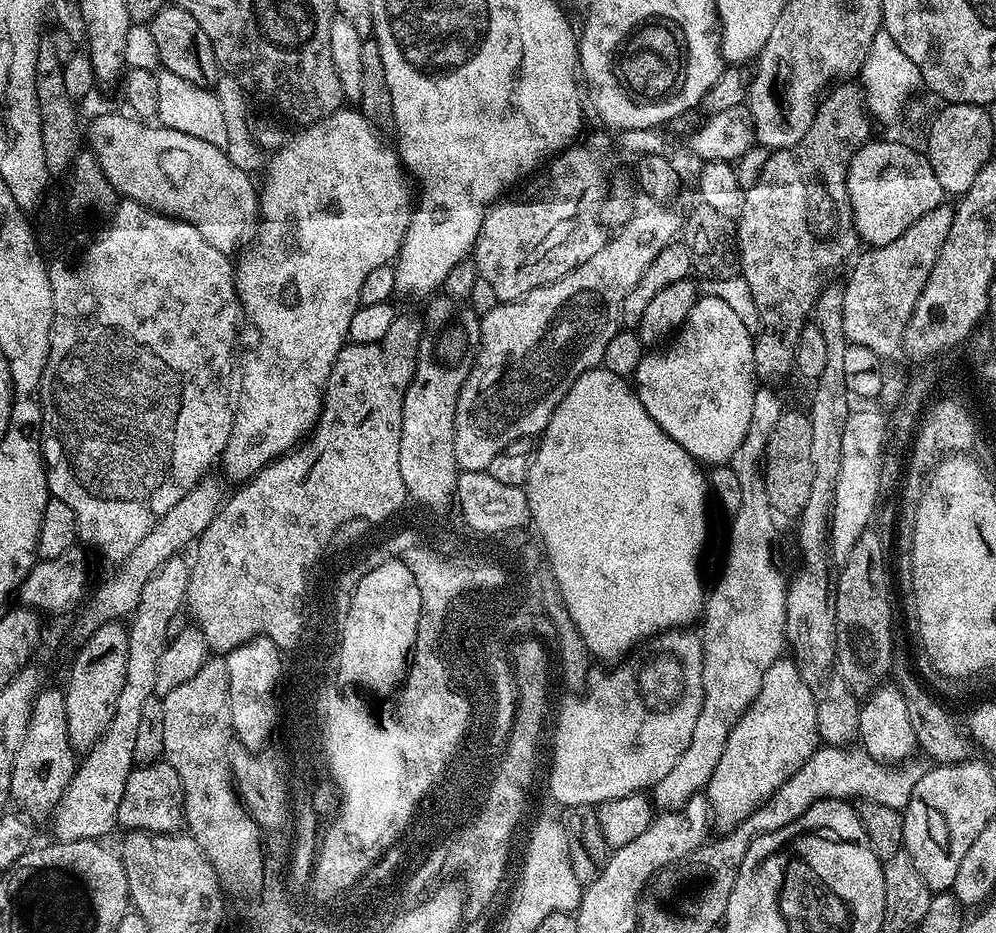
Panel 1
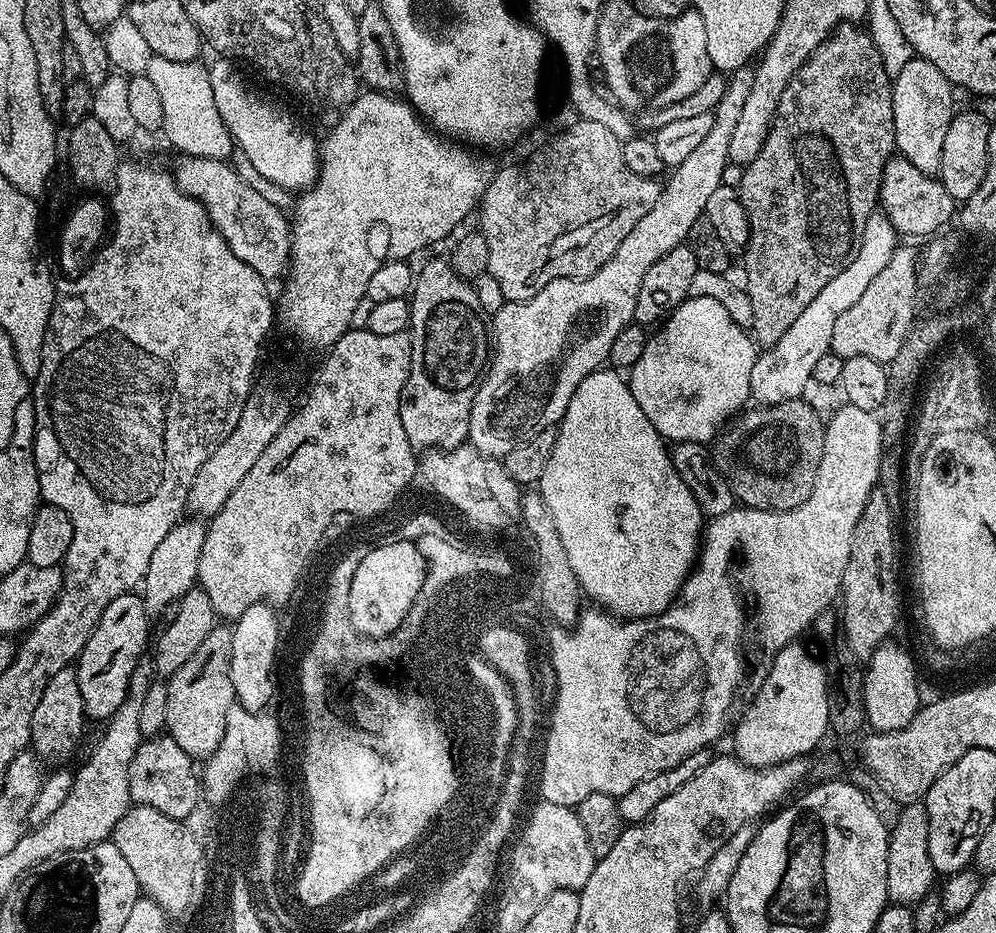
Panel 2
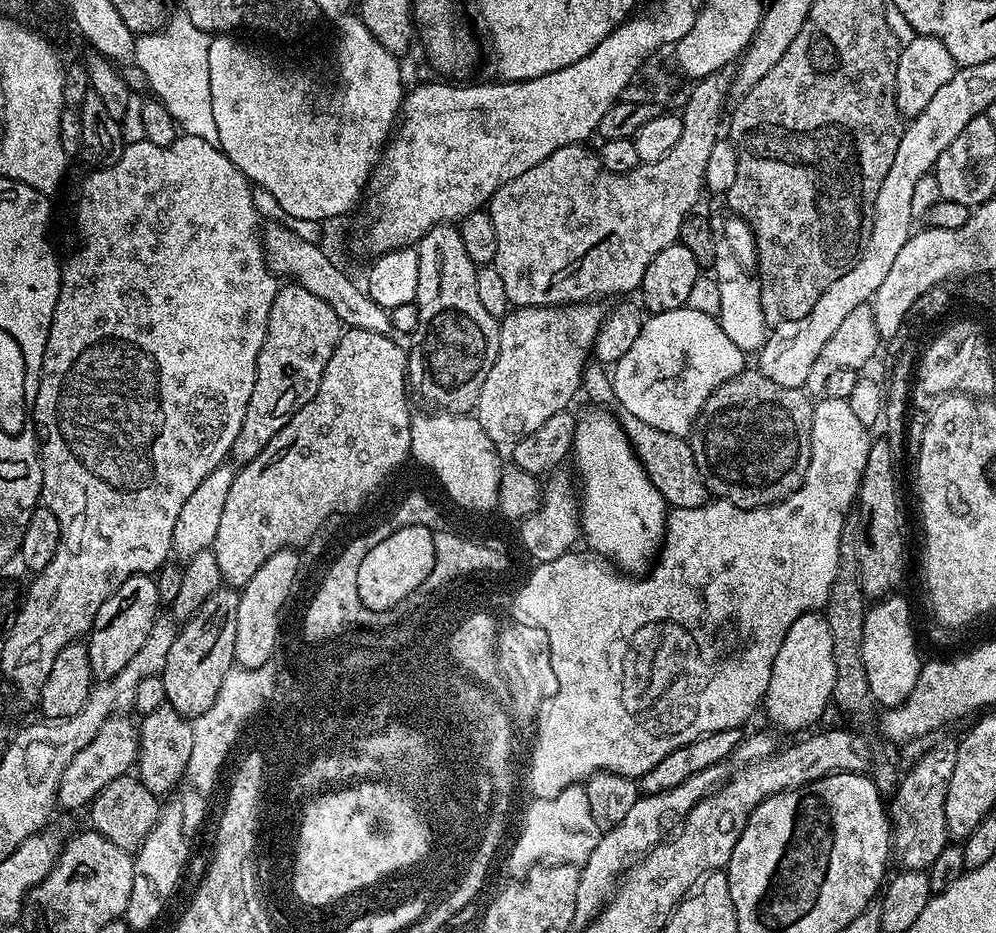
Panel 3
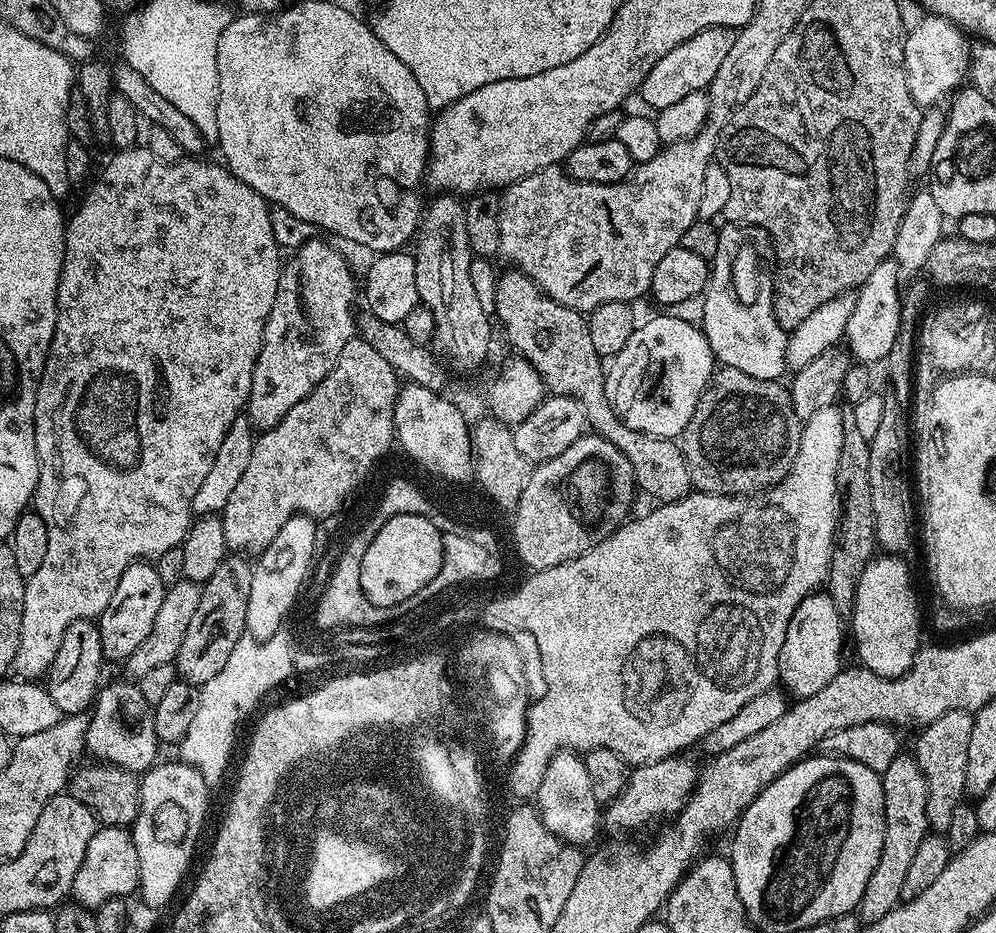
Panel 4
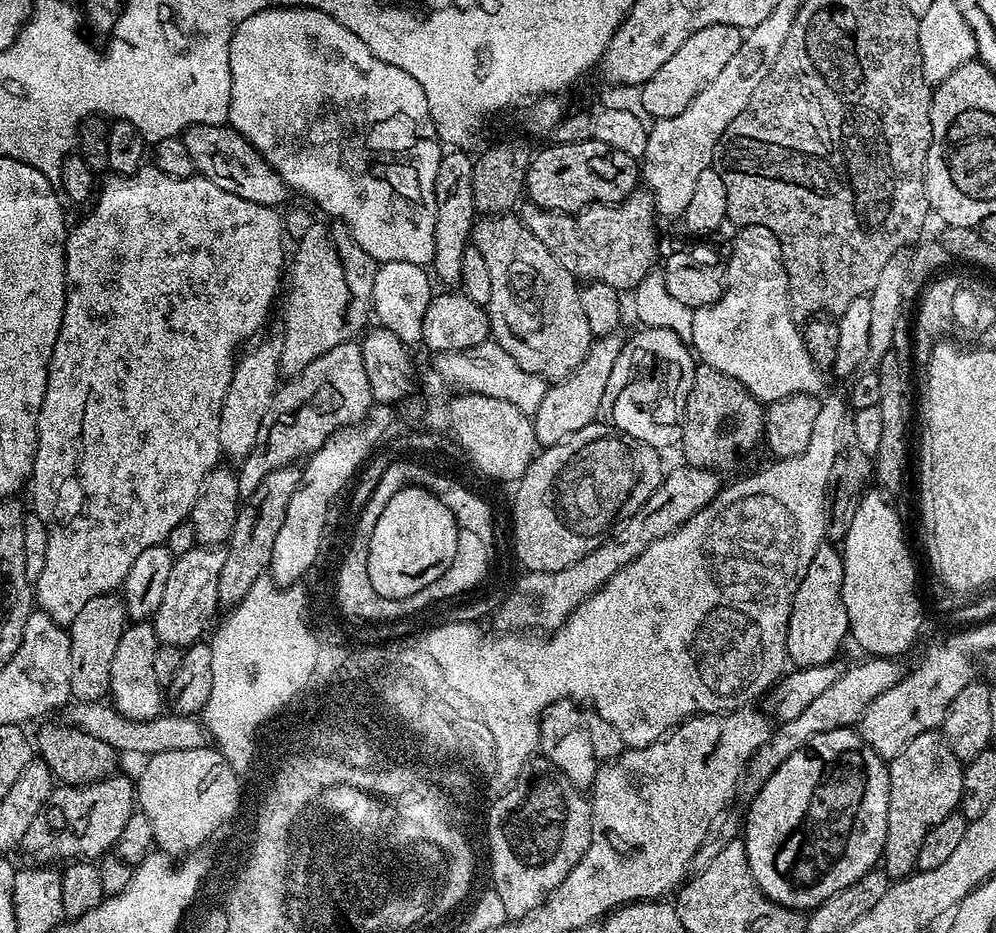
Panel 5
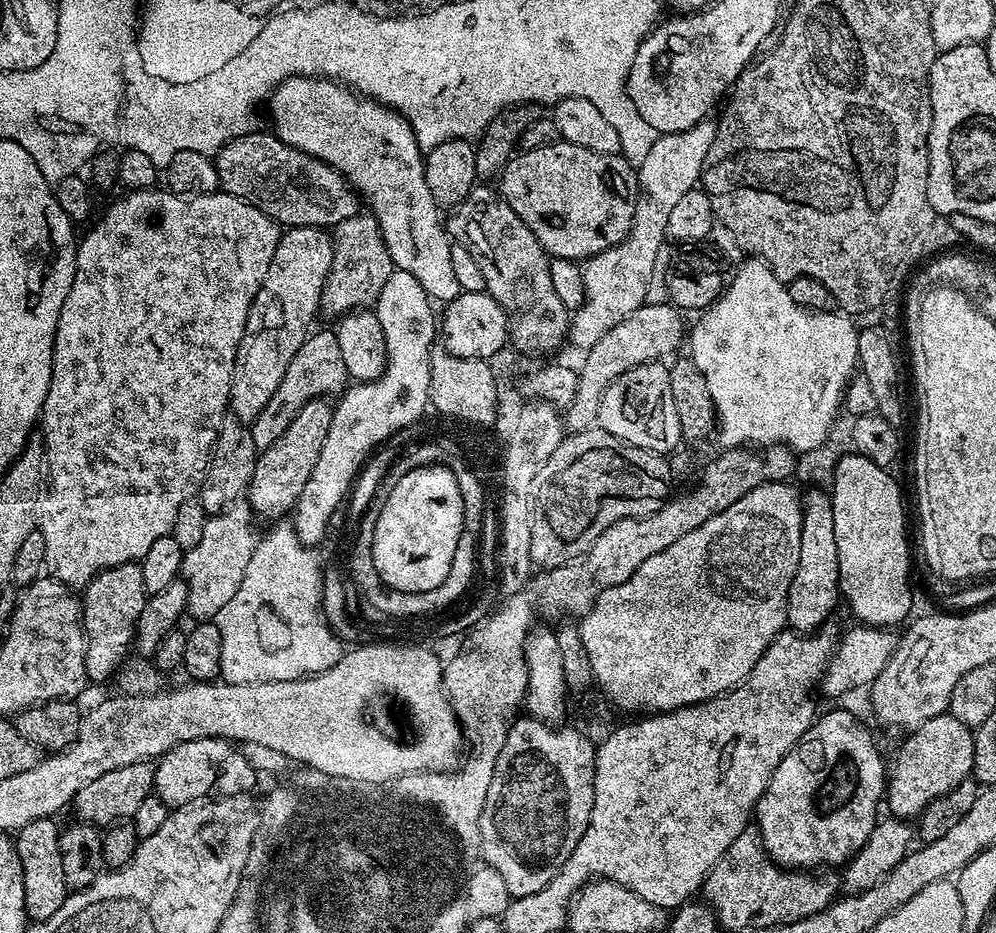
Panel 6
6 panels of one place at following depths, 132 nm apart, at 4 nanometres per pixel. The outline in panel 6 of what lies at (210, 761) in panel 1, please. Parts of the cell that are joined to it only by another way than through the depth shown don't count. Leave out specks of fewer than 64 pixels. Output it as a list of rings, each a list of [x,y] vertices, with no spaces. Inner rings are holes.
[[[324,398],[306,401],[302,410],[294,414],[290,426],[286,426],[284,433],[257,455],[246,498],[252,506],[253,513],[261,521],[262,519],[272,520],[270,522],[279,521],[295,509],[298,498],[306,487],[306,481],[310,478],[310,474],[314,474],[314,465],[322,454],[322,442],[326,442],[326,430],[330,430],[333,405],[328,403],[329,401]]]

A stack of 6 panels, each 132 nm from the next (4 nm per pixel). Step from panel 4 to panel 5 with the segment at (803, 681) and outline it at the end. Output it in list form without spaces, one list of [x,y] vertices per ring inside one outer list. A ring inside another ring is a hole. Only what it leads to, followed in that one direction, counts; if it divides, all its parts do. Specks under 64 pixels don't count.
[[[831,542],[818,546],[818,550],[806,569],[806,578],[798,586],[790,606],[790,622],[786,626],[786,650],[788,660],[796,668],[809,668],[819,664],[831,664],[837,659],[844,639],[849,639],[848,615],[842,602],[842,578],[844,557],[841,549]]]

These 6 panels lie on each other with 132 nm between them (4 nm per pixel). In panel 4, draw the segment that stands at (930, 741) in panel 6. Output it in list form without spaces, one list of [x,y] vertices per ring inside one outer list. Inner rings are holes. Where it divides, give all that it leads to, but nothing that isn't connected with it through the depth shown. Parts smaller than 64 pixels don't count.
[[[901,754],[886,766],[880,781],[884,795],[884,841],[882,858],[878,858],[878,866],[874,866],[874,874],[870,874],[870,878],[900,878],[900,885],[907,889],[906,874],[910,862],[930,832],[926,818],[926,778],[916,765],[915,755]]]

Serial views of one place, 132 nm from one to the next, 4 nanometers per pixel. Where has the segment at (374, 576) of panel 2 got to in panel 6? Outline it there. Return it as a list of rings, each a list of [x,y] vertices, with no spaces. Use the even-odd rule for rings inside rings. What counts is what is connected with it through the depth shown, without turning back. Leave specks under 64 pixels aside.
[[[430,464],[410,468],[396,483],[394,490],[390,490],[390,498],[386,498],[386,502],[379,505],[376,520],[380,523],[380,528],[374,528],[376,564],[380,564],[384,580],[394,585],[394,590],[426,591],[438,582],[443,573],[450,572],[447,564],[452,561],[452,548],[460,533],[460,494],[461,490],[456,488],[455,474],[449,472],[443,464]]]

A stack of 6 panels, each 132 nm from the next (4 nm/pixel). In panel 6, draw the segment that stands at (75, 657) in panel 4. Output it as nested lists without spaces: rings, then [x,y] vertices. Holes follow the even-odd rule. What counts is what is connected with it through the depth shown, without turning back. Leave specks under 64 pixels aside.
[[[139,563],[114,566],[110,570],[100,572],[83,589],[84,637],[88,639],[86,674],[89,681],[108,680],[111,676],[113,679],[119,673],[136,635],[138,614],[142,614],[142,606],[149,595],[146,582],[142,582]]]

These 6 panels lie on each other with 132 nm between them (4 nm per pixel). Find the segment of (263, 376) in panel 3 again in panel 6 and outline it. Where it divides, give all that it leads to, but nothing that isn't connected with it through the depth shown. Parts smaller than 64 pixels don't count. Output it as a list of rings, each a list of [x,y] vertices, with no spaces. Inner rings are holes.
[[[371,214],[346,218],[346,222],[336,225],[331,237],[332,265],[320,299],[323,315],[340,318],[356,309],[371,309],[378,294],[382,294],[382,286],[386,286],[386,278],[390,278],[394,270],[378,222]]]

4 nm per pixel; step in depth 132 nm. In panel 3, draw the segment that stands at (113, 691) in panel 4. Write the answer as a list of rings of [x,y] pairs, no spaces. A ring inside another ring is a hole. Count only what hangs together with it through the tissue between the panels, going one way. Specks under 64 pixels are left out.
[[[127,715],[112,716],[94,734],[94,742],[78,754],[74,754],[72,761],[62,770],[60,779],[60,790],[58,793],[58,804],[64,808],[80,808],[91,805],[95,798],[105,788],[110,786],[119,776],[127,776],[133,771],[136,756],[140,753],[140,734],[135,723],[128,721]]]

